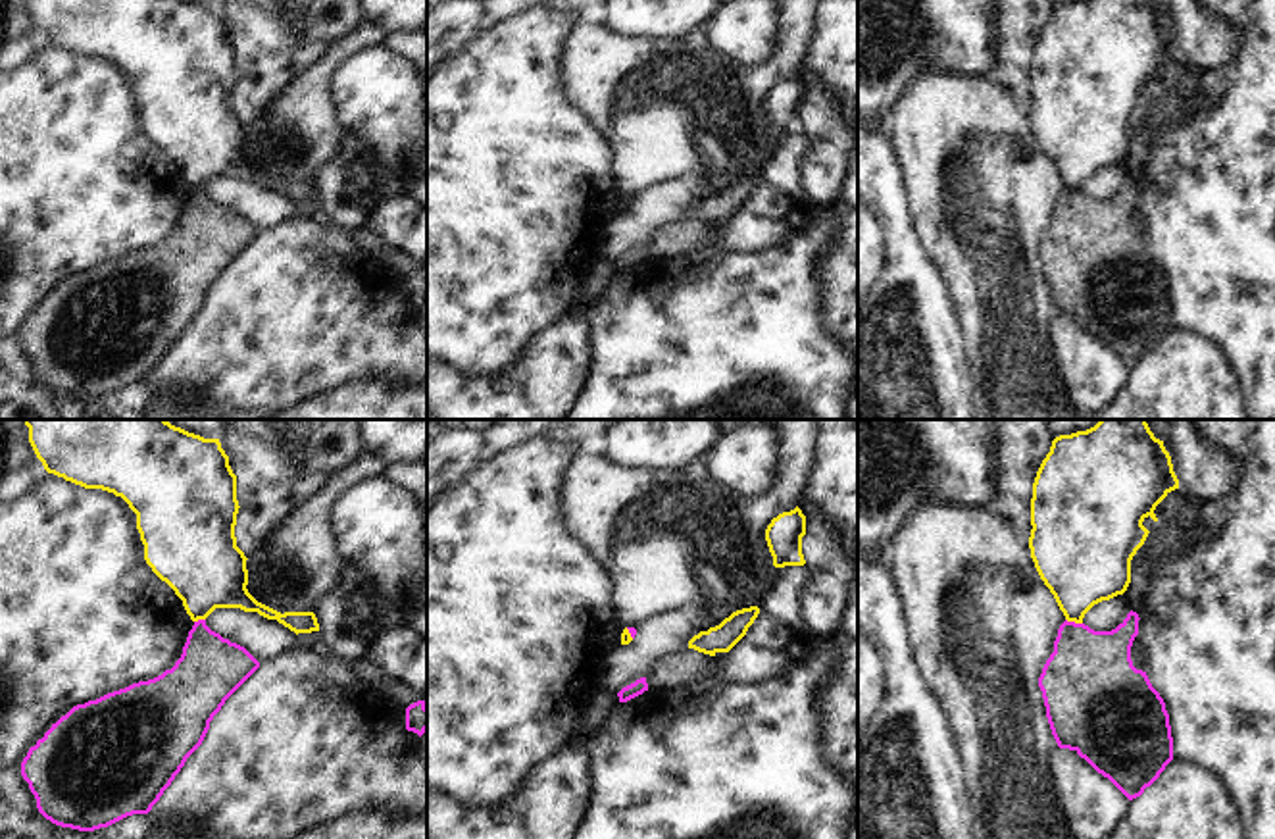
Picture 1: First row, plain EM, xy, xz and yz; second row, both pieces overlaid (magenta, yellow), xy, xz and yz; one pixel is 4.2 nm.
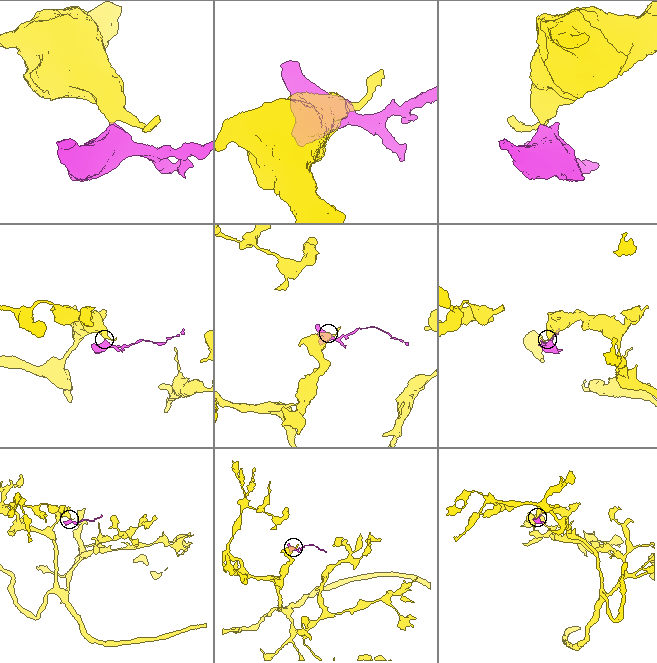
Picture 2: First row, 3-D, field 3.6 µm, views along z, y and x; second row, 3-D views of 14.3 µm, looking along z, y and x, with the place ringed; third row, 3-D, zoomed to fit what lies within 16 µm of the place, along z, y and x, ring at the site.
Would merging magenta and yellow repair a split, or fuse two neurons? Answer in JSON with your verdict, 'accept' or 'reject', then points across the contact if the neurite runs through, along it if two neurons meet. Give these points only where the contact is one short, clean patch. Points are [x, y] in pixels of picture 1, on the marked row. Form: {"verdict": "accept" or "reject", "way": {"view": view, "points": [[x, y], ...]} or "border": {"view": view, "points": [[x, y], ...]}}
{"verdict": "reject", "border": {"view": "yz", "points": [[1066, 618], [1081, 624]]}}

